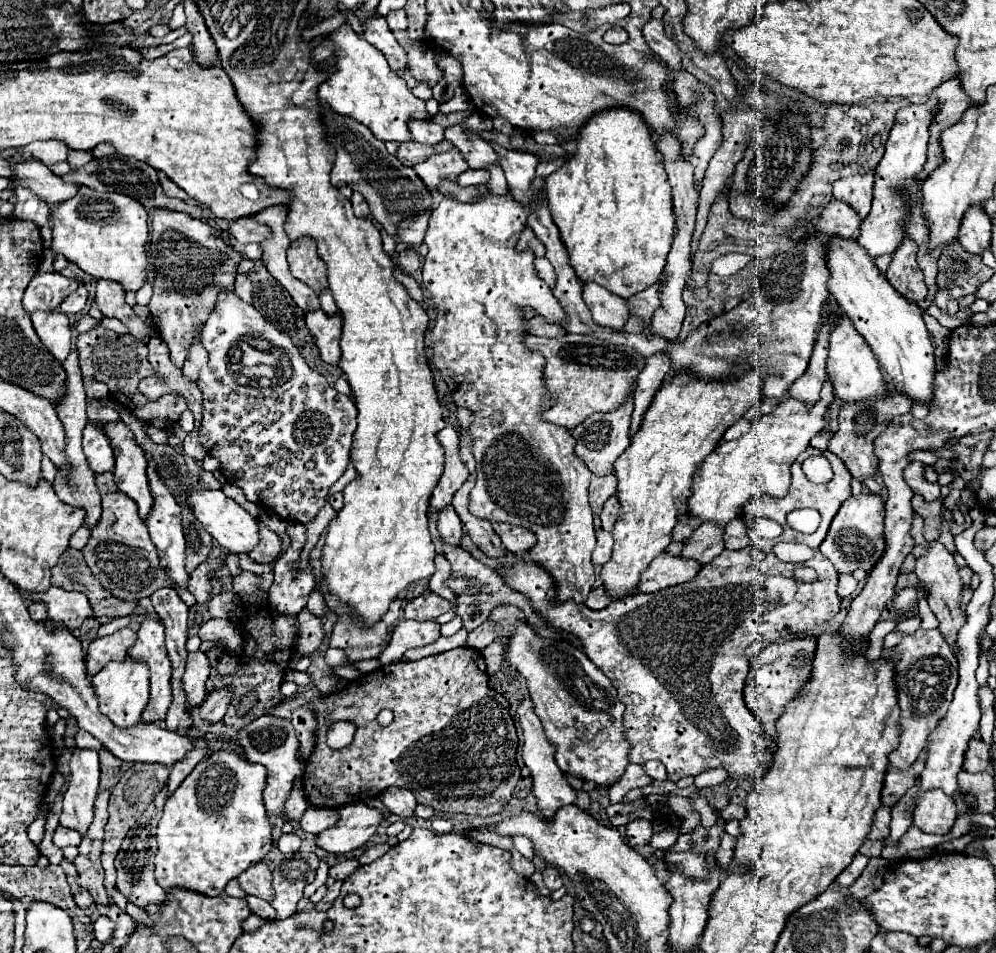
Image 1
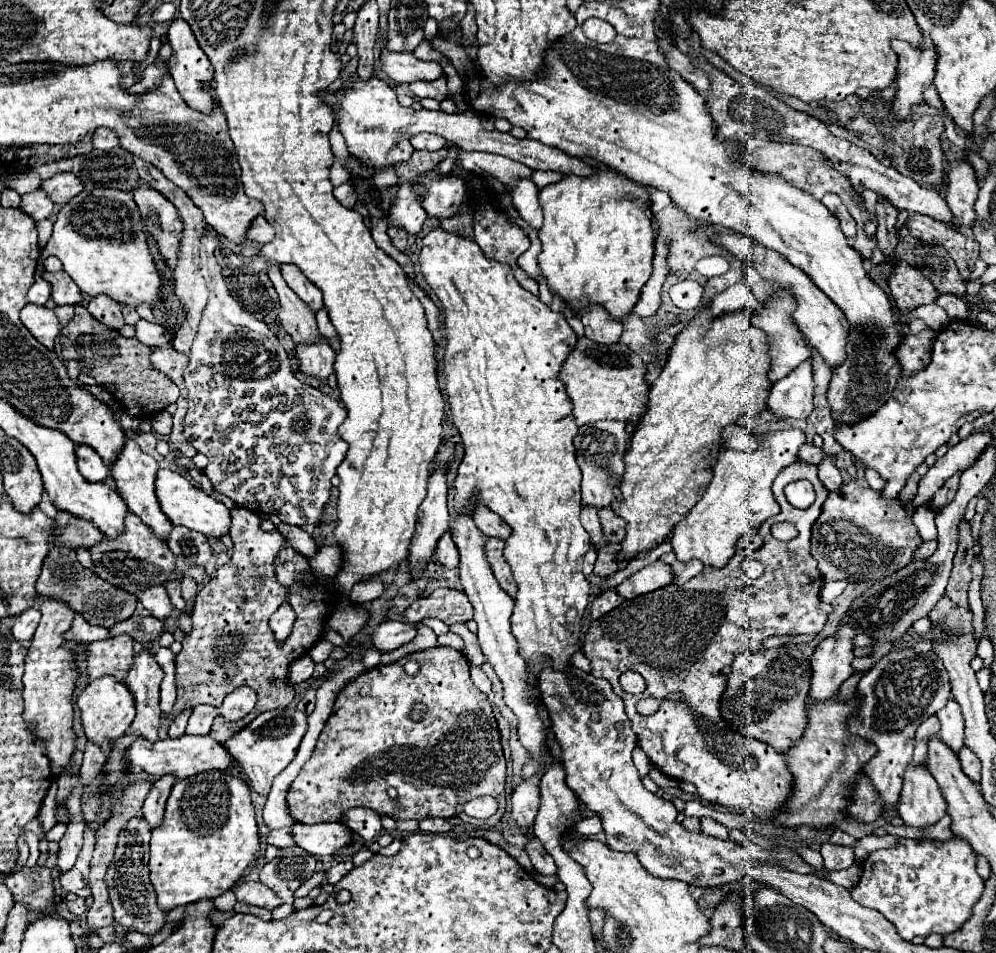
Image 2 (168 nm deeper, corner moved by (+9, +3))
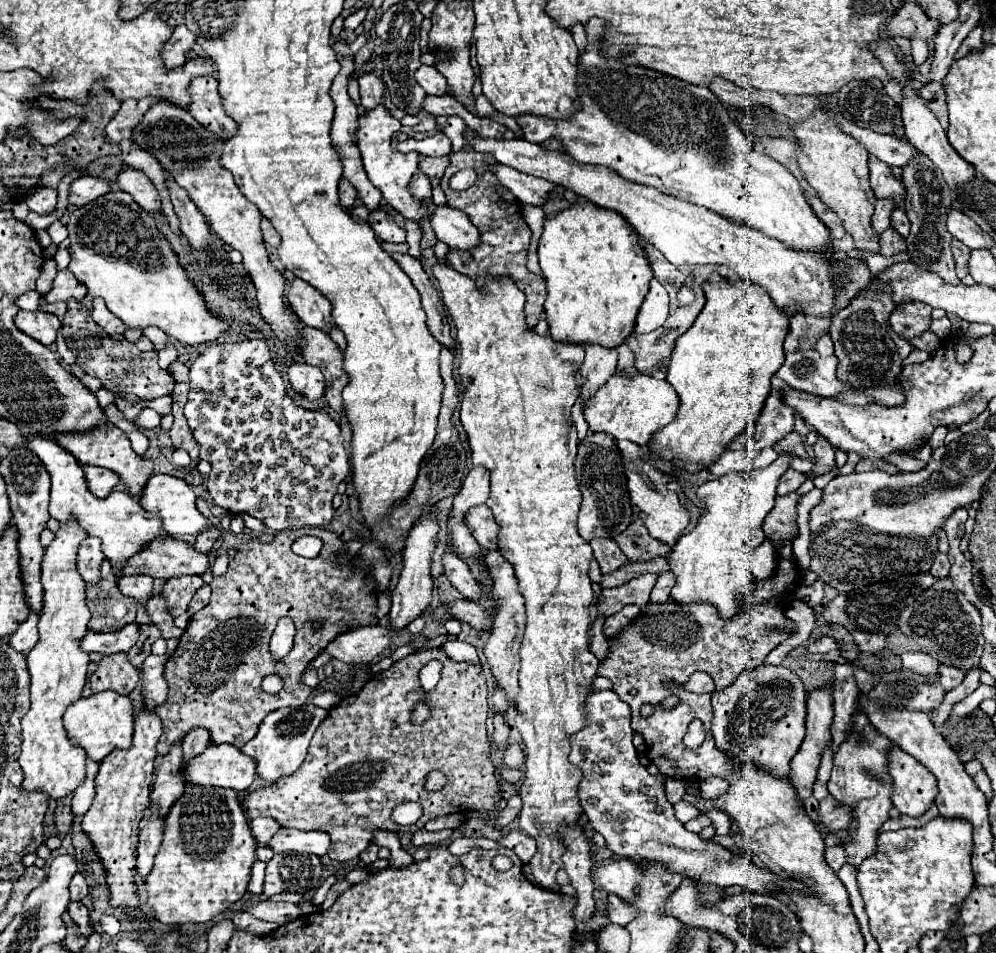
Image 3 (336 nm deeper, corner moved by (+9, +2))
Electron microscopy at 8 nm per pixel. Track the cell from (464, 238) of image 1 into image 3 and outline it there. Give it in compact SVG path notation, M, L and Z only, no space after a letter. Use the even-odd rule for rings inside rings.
M437 262L433 266L433 276L439 282L439 290L441 290L441 300L445 304L445 308L451 314L451 320L455 324L457 330L457 342L459 342L459 350L461 350L461 364L459 364L459 378L463 384L463 400L461 400L461 424L467 432L469 438L469 446L471 446L471 462L475 466L485 466L491 472L491 496L487 500L487 506L491 508L491 512L495 514L497 524L501 526L499 532L499 552L505 556L505 560L509 560L515 568L515 576L519 580L519 592L525 598L525 612L527 612L527 626L525 626L525 634L523 634L523 642L519 648L519 656L521 656L521 668L519 668L519 694L517 694L517 716L515 716L515 726L523 736L523 744L525 744L525 752L527 752L527 772L525 772L525 780L519 788L519 794L523 798L523 808L519 812L519 828L529 834L531 838L535 838L537 842L537 854L527 862L527 868L531 870L531 876L535 878L535 882L543 888L555 888L557 880L555 880L555 872L559 868L563 868L561 864L561 856L563 856L563 844L559 840L559 832L557 826L561 822L577 822L581 810L581 804L577 800L577 784L581 780L581 770L573 764L569 764L567 756L569 756L569 736L577 730L581 730L587 720L585 720L585 712L583 712L583 702L585 702L585 694L591 690L591 682L597 676L597 666L599 660L595 658L595 654L589 650L589 640L587 640L587 632L591 626L591 616L589 616L589 606L593 604L593 590L591 590L591 580L587 576L589 570L589 562L593 558L591 546L589 542L585 542L577 530L577 514L581 508L581 490L579 484L575 480L575 470L573 470L573 460L577 454L577 430L575 424L571 420L571 406L575 404L579 390L575 384L575 370L581 366L583 362L583 348L581 344L575 342L557 342L551 338L551 334L539 336L533 328L527 326L525 322L525 294L517 288L517 284L509 278L509 276L485 276L483 286L477 288L475 280L467 274L457 272L455 268L451 268L445 262Z

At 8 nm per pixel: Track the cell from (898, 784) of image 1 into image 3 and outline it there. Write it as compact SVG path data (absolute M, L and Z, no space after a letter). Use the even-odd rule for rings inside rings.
M829 794L819 802L819 818L829 830L845 830L853 822L853 808L841 804Z

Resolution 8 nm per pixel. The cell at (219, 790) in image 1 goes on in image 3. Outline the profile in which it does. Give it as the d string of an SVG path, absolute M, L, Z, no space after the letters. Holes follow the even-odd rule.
M185 786L185 792L165 818L165 838L153 870L145 878L153 916L167 926L213 920L247 892L255 850L257 840L251 834L237 792L231 788Z

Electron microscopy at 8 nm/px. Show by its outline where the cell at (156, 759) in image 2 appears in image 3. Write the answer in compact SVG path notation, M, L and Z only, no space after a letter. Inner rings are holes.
M209 744L205 752L193 756L181 768L181 778L187 784L223 786L243 792L255 778L253 758L229 744Z

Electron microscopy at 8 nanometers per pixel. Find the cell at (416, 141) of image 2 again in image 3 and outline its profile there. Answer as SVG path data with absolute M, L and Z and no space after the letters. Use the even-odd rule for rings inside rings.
M439 132L435 136L425 136L421 140L407 140L407 142L399 142L399 148L403 152L417 152L417 154L425 154L425 156L447 156L451 152L451 144L449 138Z

